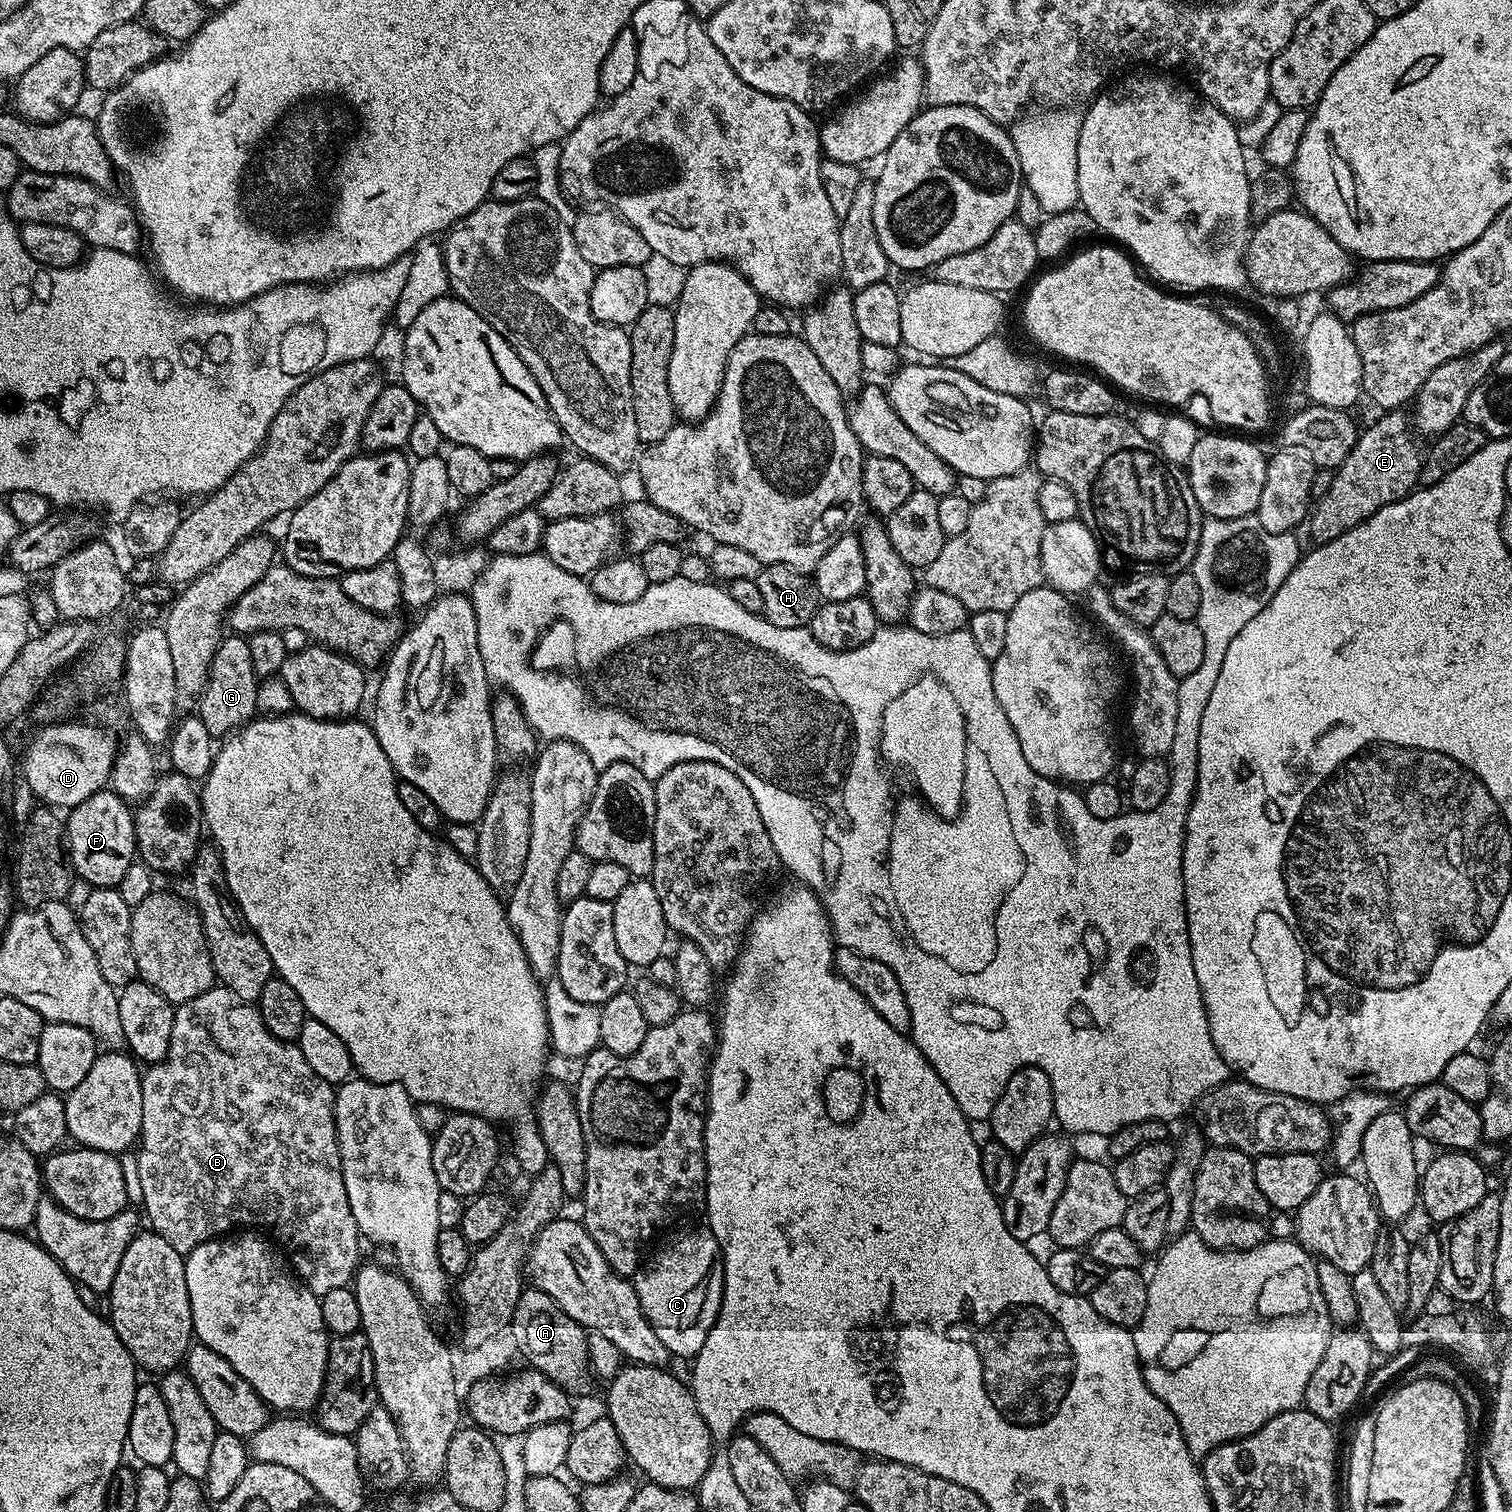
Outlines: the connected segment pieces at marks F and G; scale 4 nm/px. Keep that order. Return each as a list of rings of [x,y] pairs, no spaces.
[[[113,790],[90,794],[66,816],[66,847],[75,875],[93,888],[115,888],[137,859],[136,822],[129,801]]]
[[[228,634],[214,650],[206,686],[198,701],[198,715],[214,738],[224,738],[237,731],[257,715],[258,677],[250,662],[250,646],[240,634]]]

